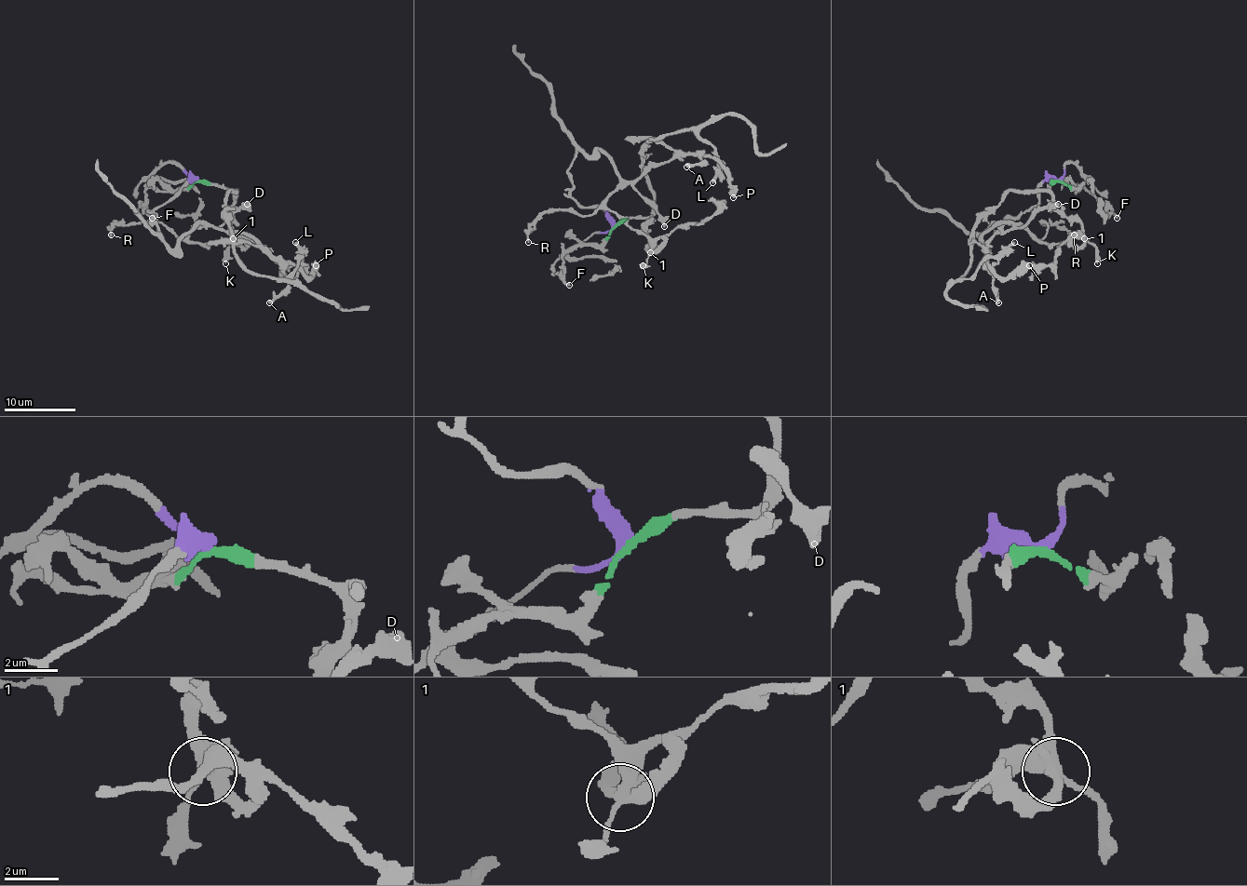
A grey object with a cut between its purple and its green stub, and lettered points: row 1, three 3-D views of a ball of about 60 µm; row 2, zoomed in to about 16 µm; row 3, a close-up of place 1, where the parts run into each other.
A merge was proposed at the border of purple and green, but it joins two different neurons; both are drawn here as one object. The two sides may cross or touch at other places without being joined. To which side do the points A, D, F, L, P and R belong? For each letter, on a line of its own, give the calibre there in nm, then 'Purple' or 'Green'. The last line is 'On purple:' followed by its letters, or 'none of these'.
A: Thickness 400 nm. Purple
D: Thickness 460 nm. Purple
F: Thickness 240 nm. Green
L: Thickness 320 nm. Green
P: Thickness 700 nm. Purple
R: Thickness 320 nm. Purple
On purple: A, D, P, R

